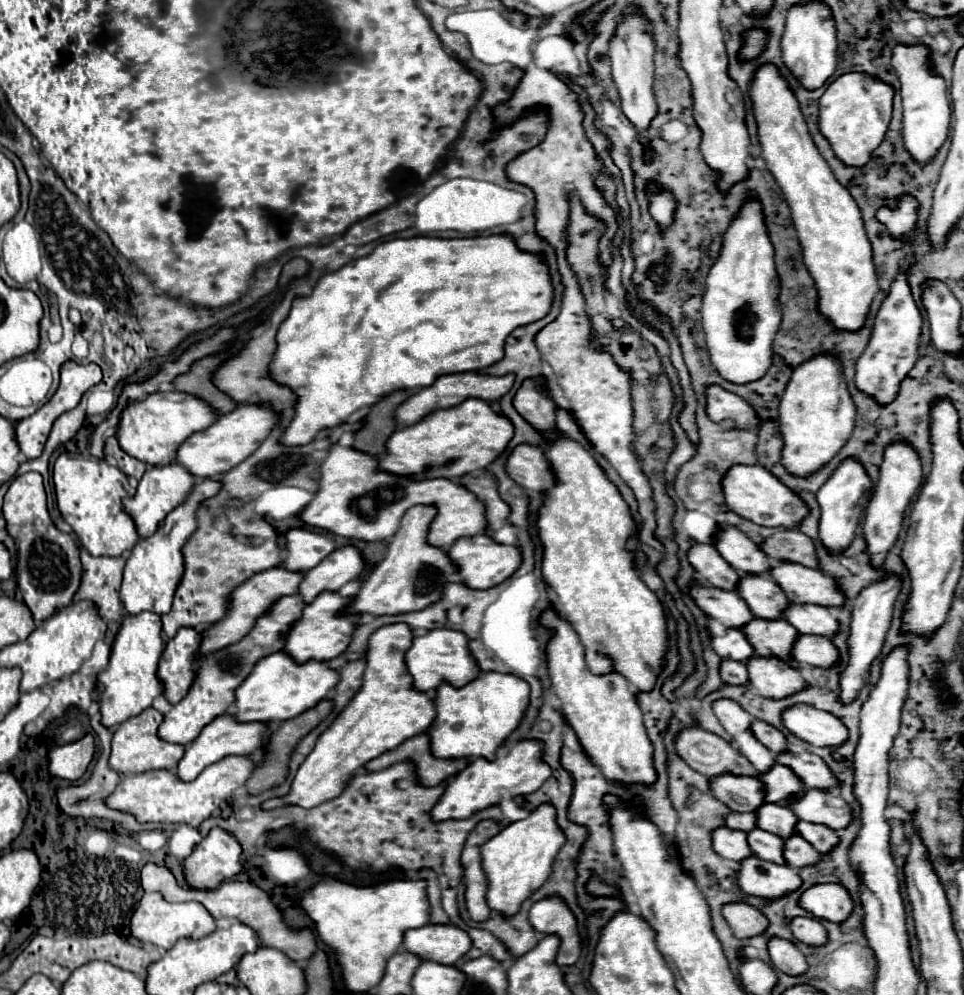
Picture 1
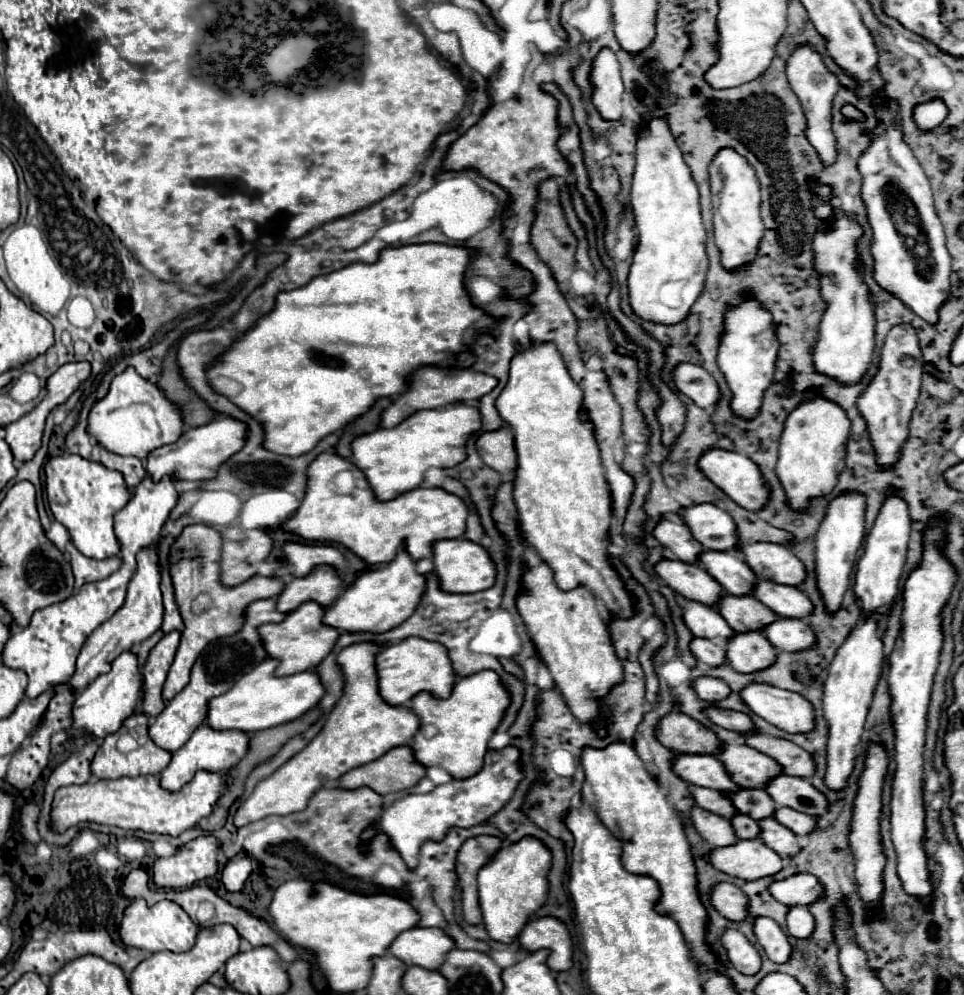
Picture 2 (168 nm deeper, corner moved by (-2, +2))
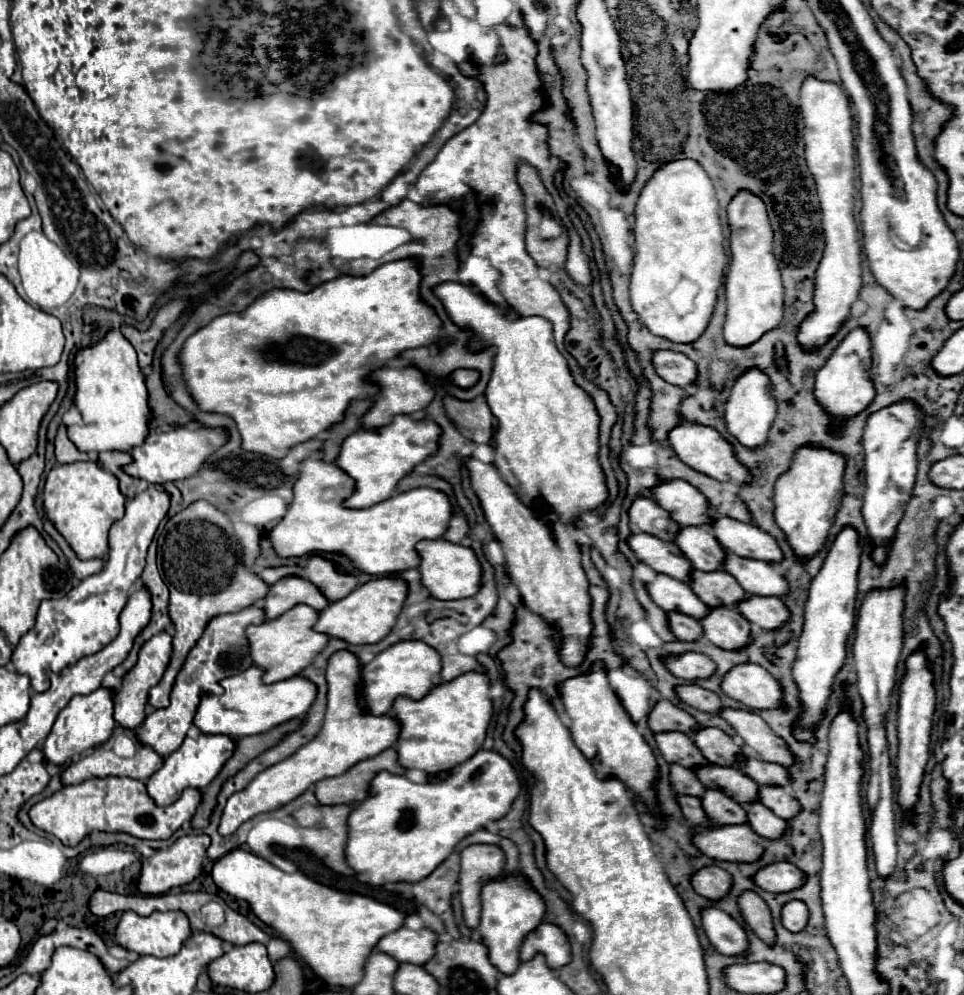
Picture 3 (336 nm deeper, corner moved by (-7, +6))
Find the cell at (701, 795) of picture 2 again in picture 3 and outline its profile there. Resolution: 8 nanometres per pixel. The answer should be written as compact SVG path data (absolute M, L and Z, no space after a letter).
M672 765L670 781L672 781L672 787L678 795L700 797L706 791L706 787L698 781L698 775L692 769L686 769L686 767L680 767L680 765Z

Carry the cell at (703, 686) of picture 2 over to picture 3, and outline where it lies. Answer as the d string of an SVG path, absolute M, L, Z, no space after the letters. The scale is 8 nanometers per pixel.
M684 653L680 657L668 657L664 663L672 675L676 675L684 681L708 679L716 671L716 665L712 663L712 659L708 659L702 653Z

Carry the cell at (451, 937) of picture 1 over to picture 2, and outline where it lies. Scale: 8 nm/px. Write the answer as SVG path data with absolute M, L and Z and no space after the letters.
M413 927L403 931L391 945L389 953L401 959L405 965L417 965L423 969L439 969L439 963L447 957L447 951L455 947L441 929Z

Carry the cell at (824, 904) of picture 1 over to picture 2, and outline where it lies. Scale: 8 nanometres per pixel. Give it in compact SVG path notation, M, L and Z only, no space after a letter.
M795 873L783 881L773 881L769 893L783 905L807 905L811 899L819 899L819 881L811 873Z

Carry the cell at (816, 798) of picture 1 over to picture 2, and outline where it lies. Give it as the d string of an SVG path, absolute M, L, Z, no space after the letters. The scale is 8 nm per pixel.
M777 775L769 779L763 787L777 807L795 807L807 815L823 815L827 809L827 799L819 793L805 777Z

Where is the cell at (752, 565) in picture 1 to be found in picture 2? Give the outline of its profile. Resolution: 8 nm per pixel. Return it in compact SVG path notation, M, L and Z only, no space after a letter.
M695 503L695 505L689 505L689 507L681 509L681 519L689 527L691 535L703 547L711 547L715 551L727 551L727 549L735 549L735 543L739 543L739 537L735 535L735 523L731 523L731 515L727 515L727 511L719 509L713 503Z

